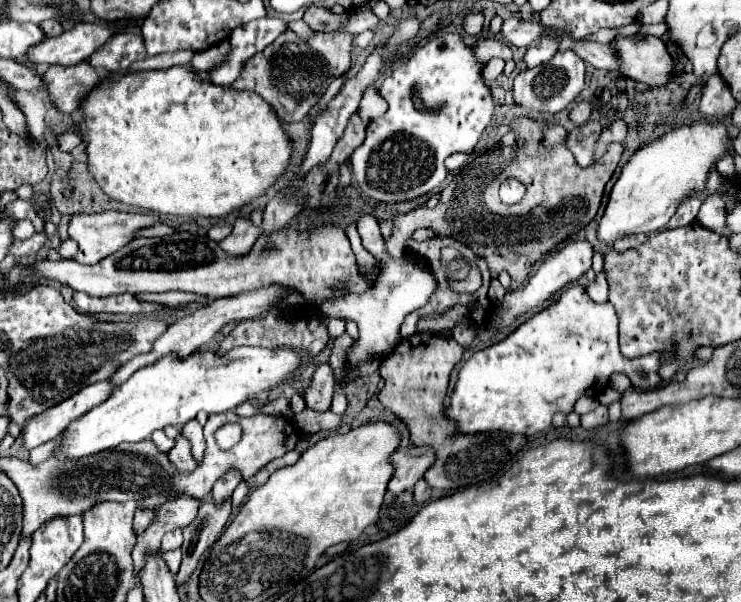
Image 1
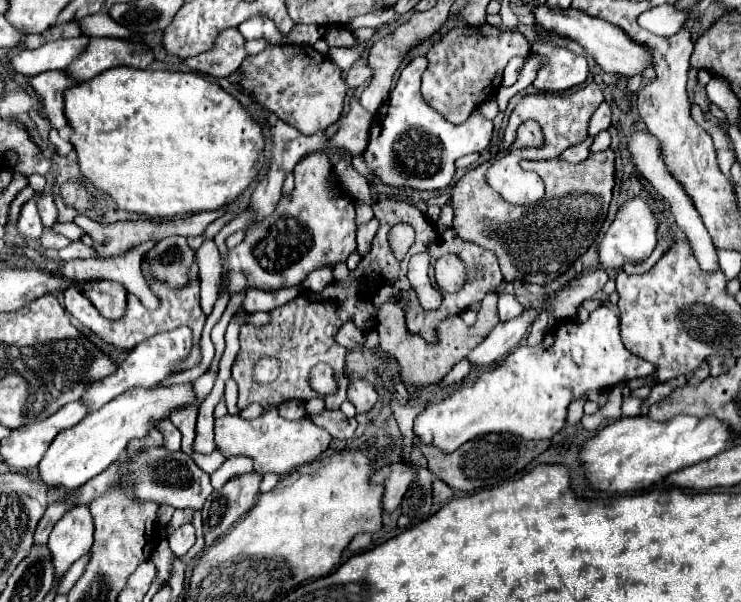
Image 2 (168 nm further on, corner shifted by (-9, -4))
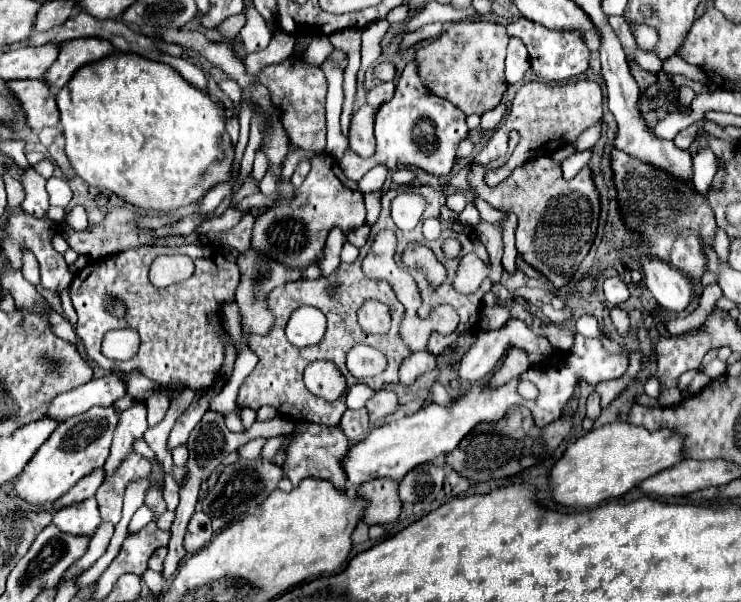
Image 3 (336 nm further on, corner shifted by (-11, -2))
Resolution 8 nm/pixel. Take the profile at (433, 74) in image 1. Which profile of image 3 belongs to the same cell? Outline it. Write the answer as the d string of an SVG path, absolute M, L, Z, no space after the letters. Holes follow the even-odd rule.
M409 62L399 76L393 98L377 110L375 138L377 138L377 152L371 158L360 158L348 148L343 160L338 161L349 180L359 182L365 170L369 170L369 162L371 166L383 164L389 170L395 170L399 168L399 164L403 164L403 166L415 166L433 176L447 176L453 168L457 146L469 138L469 128L465 124L463 112L457 110L447 100L431 94L419 80L419 74L415 72L415 62Z

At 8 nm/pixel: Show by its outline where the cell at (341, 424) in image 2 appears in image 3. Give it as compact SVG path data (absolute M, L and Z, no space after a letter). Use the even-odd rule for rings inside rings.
M347 410L339 422L339 428L343 430L343 434L349 440L359 440L367 428L369 428L369 418L367 418L367 410Z

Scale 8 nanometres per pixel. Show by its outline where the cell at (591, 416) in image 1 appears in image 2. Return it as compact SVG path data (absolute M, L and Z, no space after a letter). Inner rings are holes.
M629 396L623 400L623 414L625 416L639 416L641 414L641 408L643 408L643 398L639 396Z

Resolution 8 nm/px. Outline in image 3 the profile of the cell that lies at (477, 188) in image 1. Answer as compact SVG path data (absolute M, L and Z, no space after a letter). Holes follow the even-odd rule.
M539 156L539 158L527 160L503 184L499 184L495 188L489 188L483 182L485 170L487 168L483 164L473 162L471 170L467 174L467 182L469 182L471 190L475 192L475 196L483 198L493 208L515 212L517 218L519 218L519 226L517 226L517 252L523 258L523 262L529 264L531 268L535 268L537 272L541 272L547 280L551 280L551 284L557 290L567 286L573 280L581 260L587 256L587 252L589 252L589 248L591 248L591 244L595 240L595 234L597 234L601 200L599 200L599 190L597 190L595 182L593 182L591 168L583 168L573 180L565 180L563 174L561 174L561 164L557 160L553 160L551 156Z

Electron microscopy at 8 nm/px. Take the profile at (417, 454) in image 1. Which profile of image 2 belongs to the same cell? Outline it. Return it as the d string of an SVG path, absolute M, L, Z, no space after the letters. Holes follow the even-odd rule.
M401 460L391 462L391 464L385 464L383 468L375 470L369 480L373 484L381 484L385 488L385 494L381 498L381 508L385 512L393 512L401 504L405 490L413 482L413 468L409 468L407 464L401 464Z

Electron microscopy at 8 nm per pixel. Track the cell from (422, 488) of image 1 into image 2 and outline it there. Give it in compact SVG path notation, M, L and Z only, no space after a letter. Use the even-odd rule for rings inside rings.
M439 478L433 482L433 500L435 502L439 502L439 504L443 504L443 502L447 502L449 498L453 498L453 488L449 488L445 482L441 482Z

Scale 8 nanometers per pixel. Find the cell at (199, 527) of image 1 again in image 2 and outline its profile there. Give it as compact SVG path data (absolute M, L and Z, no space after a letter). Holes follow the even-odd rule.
M257 472L241 474L231 478L221 490L215 490L209 496L209 500L203 506L205 548L211 546L235 524L235 520L239 520L253 508L261 480L263 476Z

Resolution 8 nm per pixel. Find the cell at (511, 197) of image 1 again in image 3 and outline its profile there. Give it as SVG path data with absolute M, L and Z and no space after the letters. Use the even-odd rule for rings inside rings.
M593 80L567 82L563 86L543 84L543 82L523 84L515 94L511 104L511 112L507 114L505 122L493 130L491 140L475 156L475 162L489 164L491 160L505 156L507 142L509 142L509 132L517 130L521 134L521 140L519 140L515 152L511 154L511 158L503 166L499 166L495 170L487 170L487 174L485 174L487 186L497 186L505 178L509 178L511 172L517 166L521 166L523 162L527 162L531 158L537 158L541 154L553 154L559 146L563 146L567 142L575 142L583 130L587 130L597 120L601 120L601 114L603 114L601 86L597 82L593 82ZM523 118L531 118L531 120L523 120Z

